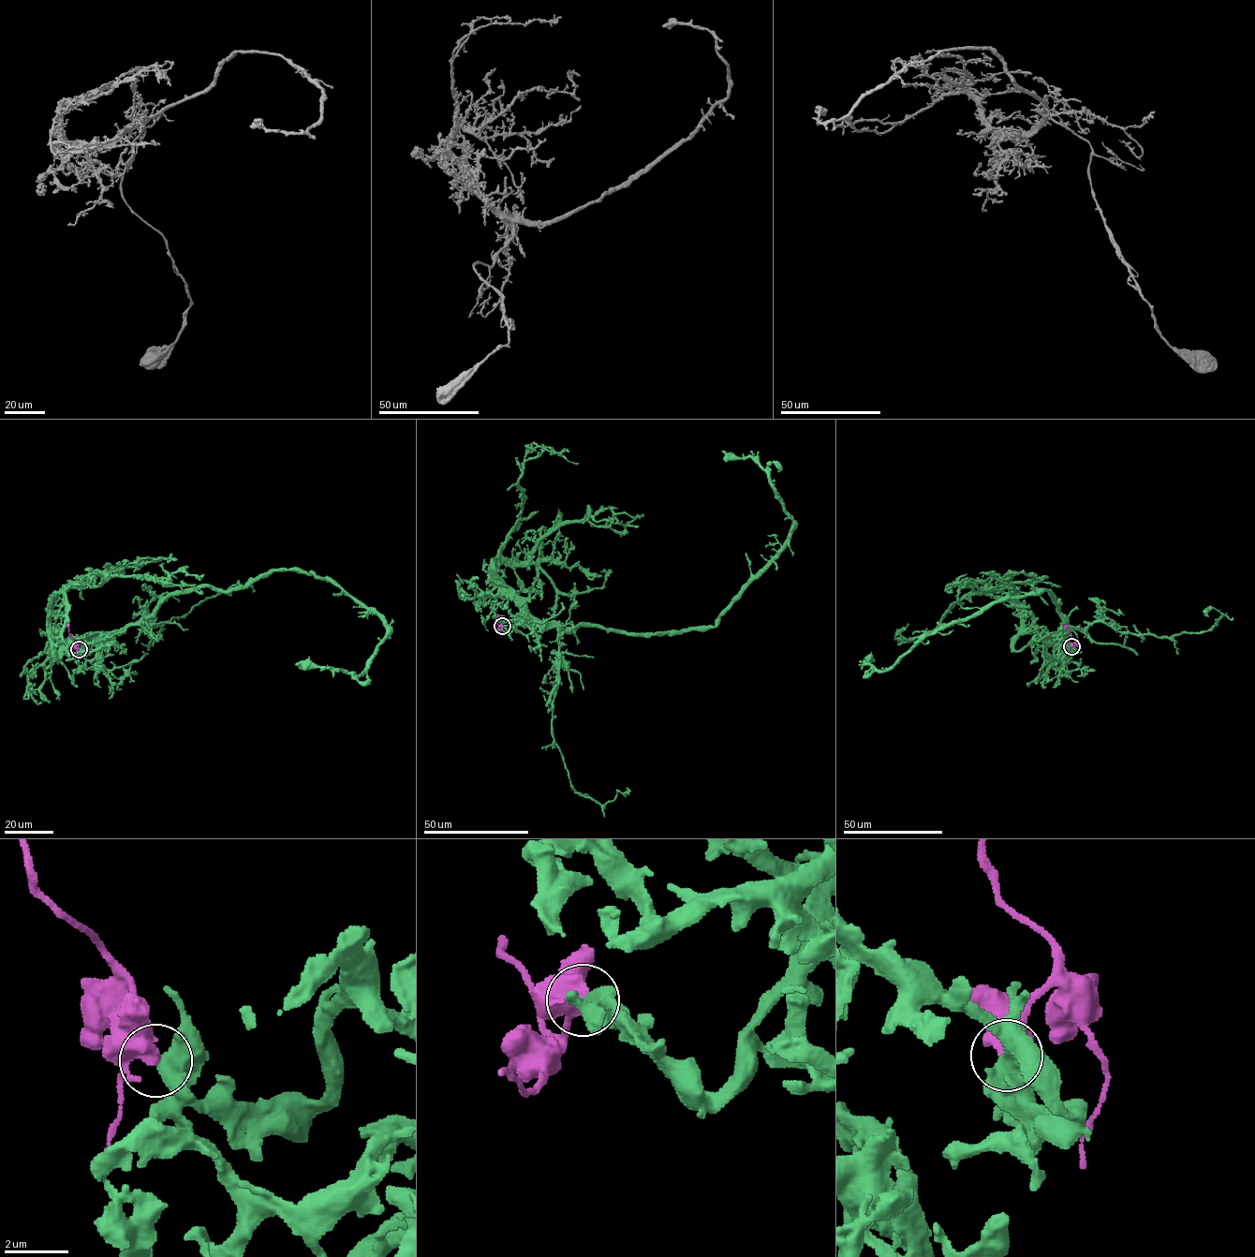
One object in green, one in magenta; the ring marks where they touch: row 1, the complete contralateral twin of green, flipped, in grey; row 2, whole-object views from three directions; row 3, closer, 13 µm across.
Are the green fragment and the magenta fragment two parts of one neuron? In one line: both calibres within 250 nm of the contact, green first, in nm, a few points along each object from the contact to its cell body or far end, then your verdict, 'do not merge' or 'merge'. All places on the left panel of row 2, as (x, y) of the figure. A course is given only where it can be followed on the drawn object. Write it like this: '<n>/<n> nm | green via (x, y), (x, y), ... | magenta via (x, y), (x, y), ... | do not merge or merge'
500/440 nm | green via (79, 649), (103, 646), (172, 595), (239, 590), (275, 570), (333, 581), (387, 629), (358, 675), (294, 664) | magenta via (79, 649), (67, 625) | do not merge

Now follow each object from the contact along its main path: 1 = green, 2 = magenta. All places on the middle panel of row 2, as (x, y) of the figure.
1: (502, 627), (510, 632), (518, 623), (648, 633), (715, 627), (792, 524), (764, 471), (751, 457), (722, 451)
2: (502, 627), (500, 628), (497, 624), (497, 613)

